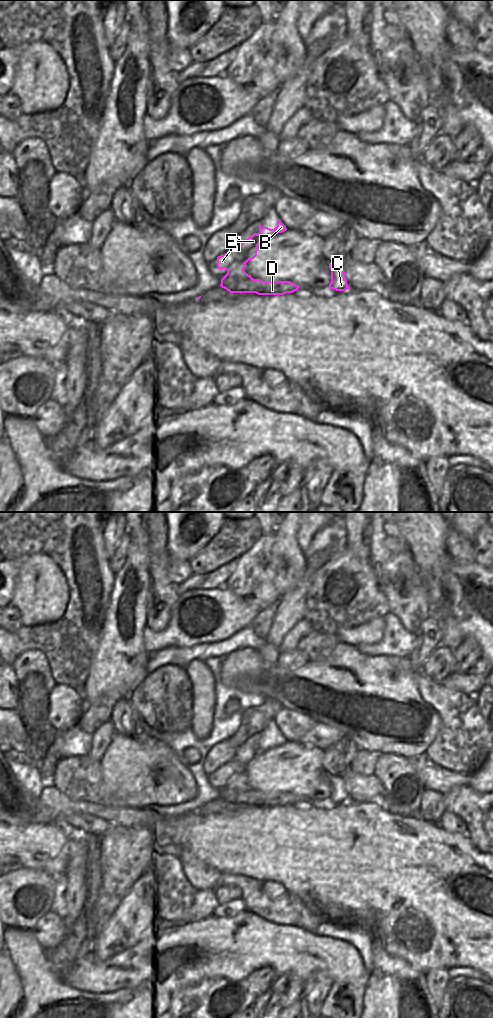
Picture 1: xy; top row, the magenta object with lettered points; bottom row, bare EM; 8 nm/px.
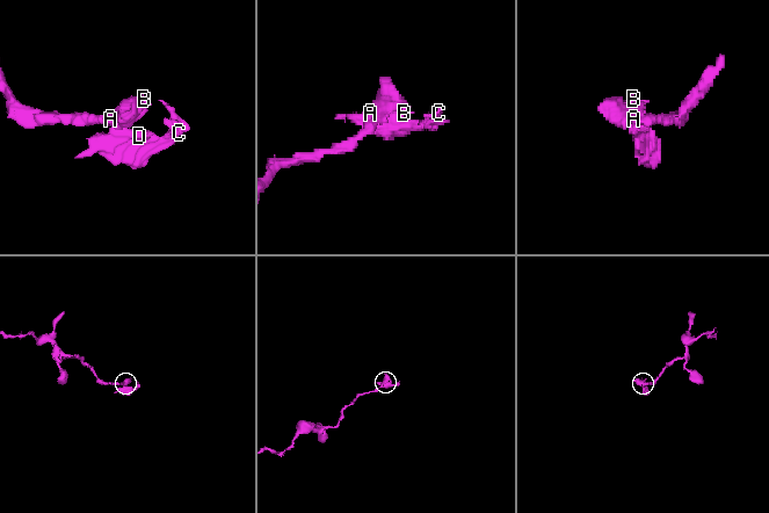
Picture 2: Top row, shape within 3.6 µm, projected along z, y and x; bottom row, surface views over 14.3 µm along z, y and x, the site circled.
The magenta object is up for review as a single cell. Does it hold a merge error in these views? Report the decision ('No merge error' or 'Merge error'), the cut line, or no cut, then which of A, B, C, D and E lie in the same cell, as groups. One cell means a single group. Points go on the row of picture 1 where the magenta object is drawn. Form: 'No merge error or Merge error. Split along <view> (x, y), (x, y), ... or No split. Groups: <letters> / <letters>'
Merge error. Split along xy (252, 278), (245, 280), (222, 279). Groups: A B E / C D

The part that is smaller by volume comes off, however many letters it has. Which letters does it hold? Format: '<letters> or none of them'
C, D

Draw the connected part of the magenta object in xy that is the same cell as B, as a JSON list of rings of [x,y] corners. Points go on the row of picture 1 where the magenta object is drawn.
[[[277,221],[274,229],[262,227],[259,222],[259,233],[254,233],[245,239],[238,247],[228,251],[224,255],[217,257],[217,268],[226,269],[227,274],[222,279],[234,279],[236,281],[246,281],[252,279],[245,271],[245,264],[257,256],[257,248],[262,239],[268,235],[276,235],[286,231],[286,226]]]

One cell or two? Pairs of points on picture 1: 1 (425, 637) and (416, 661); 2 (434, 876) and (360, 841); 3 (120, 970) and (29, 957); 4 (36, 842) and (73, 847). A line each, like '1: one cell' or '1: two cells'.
1: one cell
2: one cell
3: two cells
4: two cells

